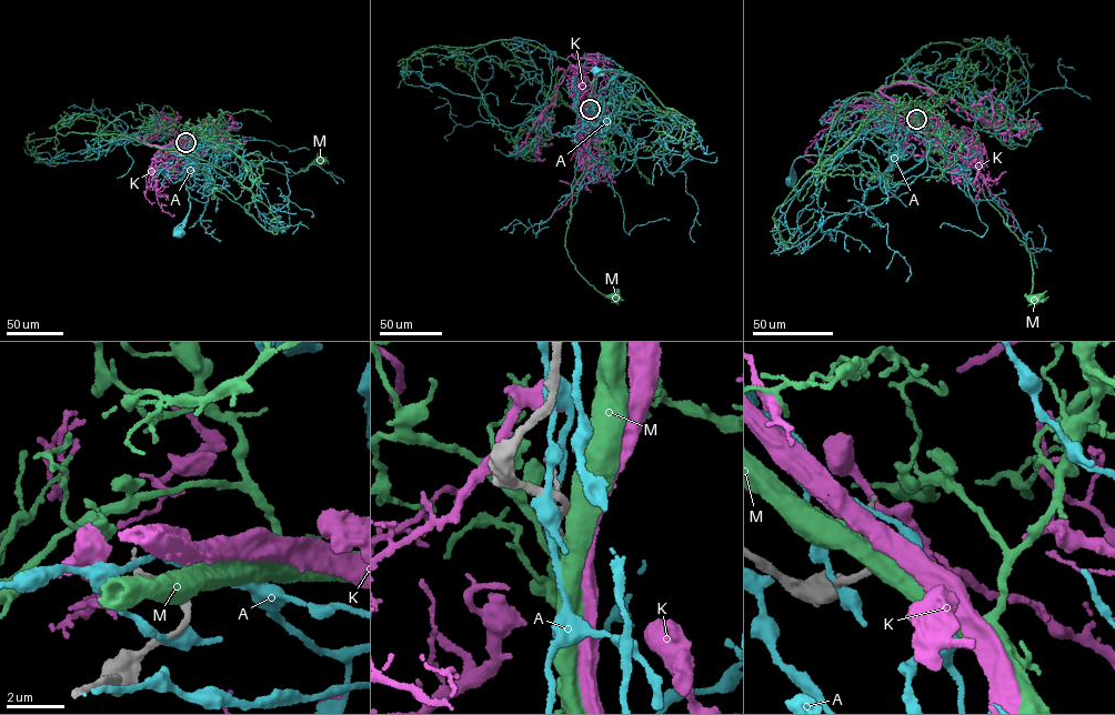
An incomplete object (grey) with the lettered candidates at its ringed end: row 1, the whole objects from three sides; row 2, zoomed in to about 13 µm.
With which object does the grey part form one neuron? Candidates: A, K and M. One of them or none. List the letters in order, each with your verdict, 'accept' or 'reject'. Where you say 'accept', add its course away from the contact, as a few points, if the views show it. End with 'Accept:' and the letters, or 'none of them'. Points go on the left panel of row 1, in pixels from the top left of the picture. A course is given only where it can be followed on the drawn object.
A: reject
K: reject
M: reject
Accept: none of them

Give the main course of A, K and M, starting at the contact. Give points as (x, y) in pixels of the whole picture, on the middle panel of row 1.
A: (590, 109), (598, 138), (568, 134), (564, 127), (601, 118), (604, 101), (599, 91), (619, 72), (596, 70)
K: (591, 109), (593, 72), (571, 68), (525, 140), (538, 155)
M: (590, 109), (590, 149), (572, 192), (564, 243), (580, 274), (595, 290), (614, 296)

